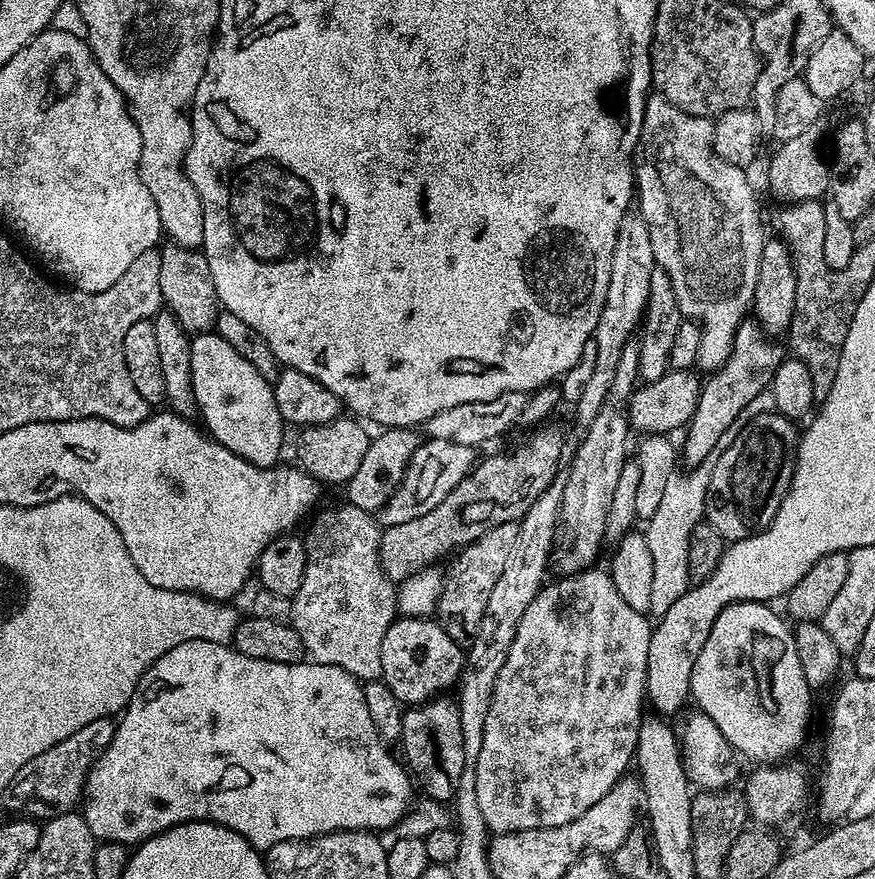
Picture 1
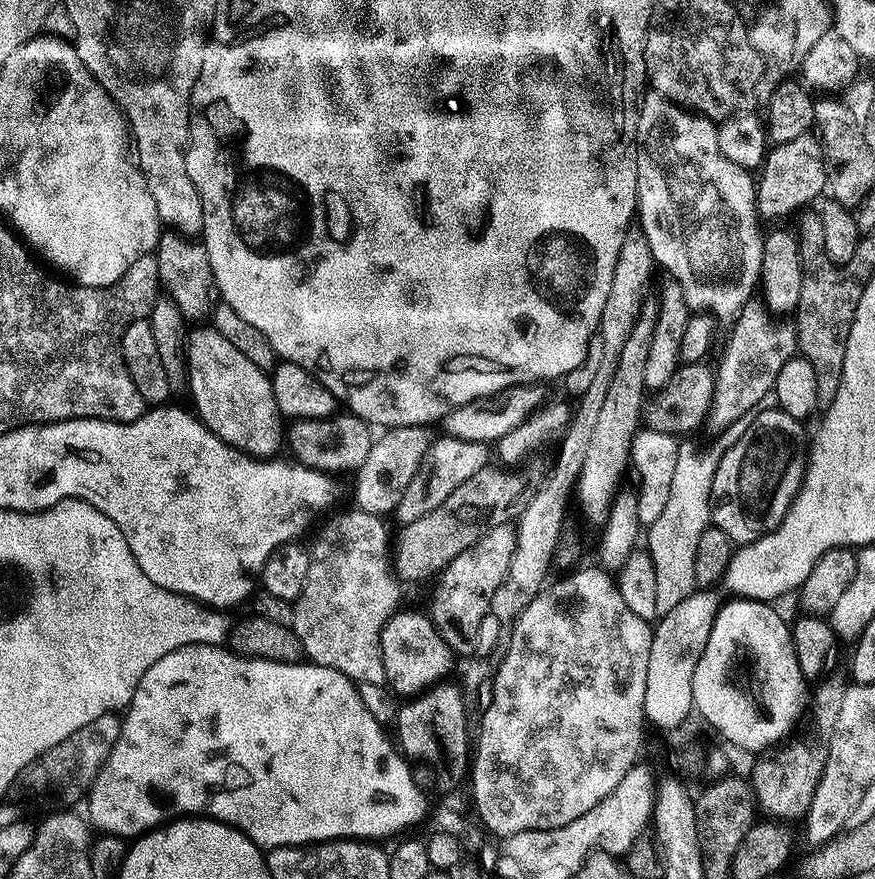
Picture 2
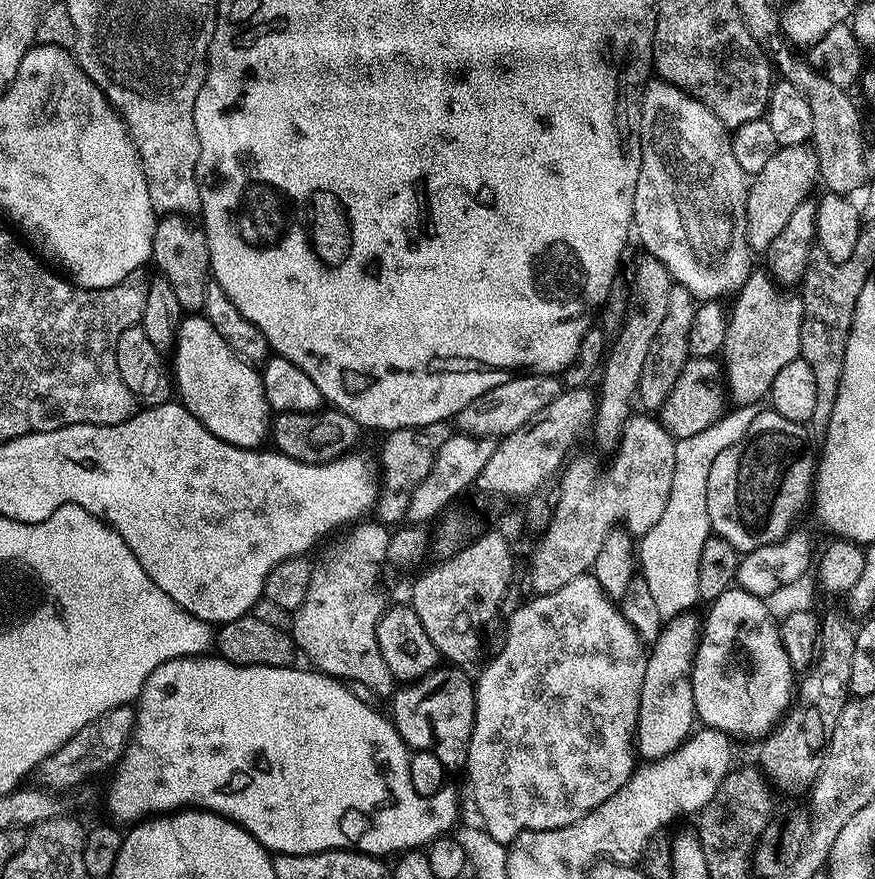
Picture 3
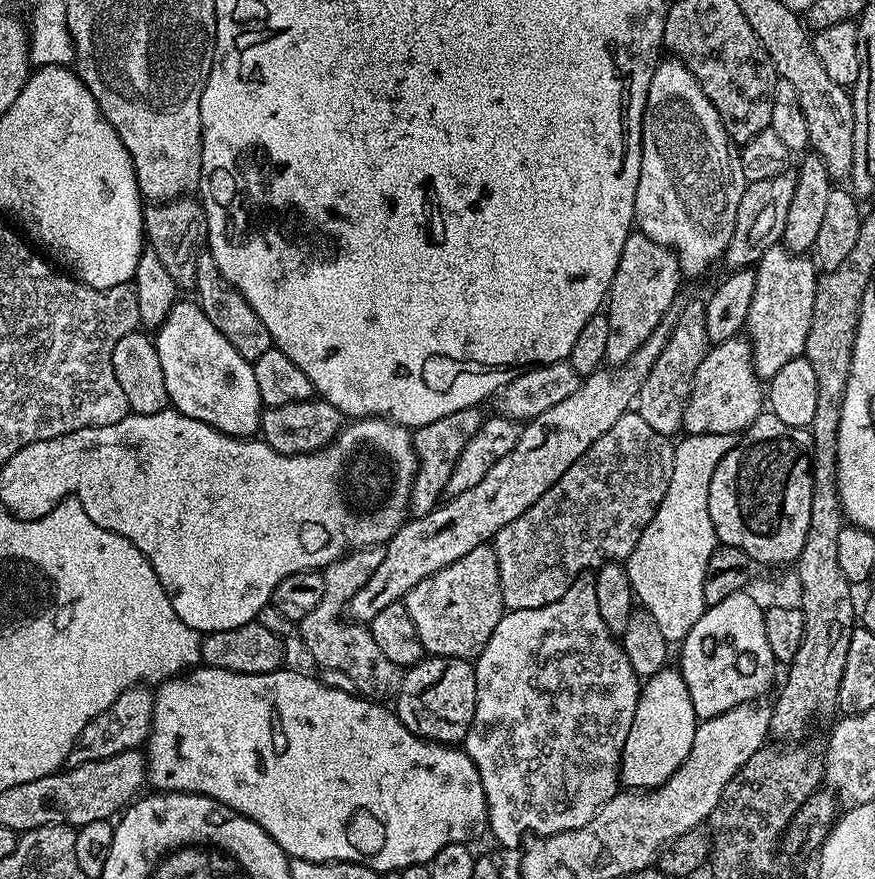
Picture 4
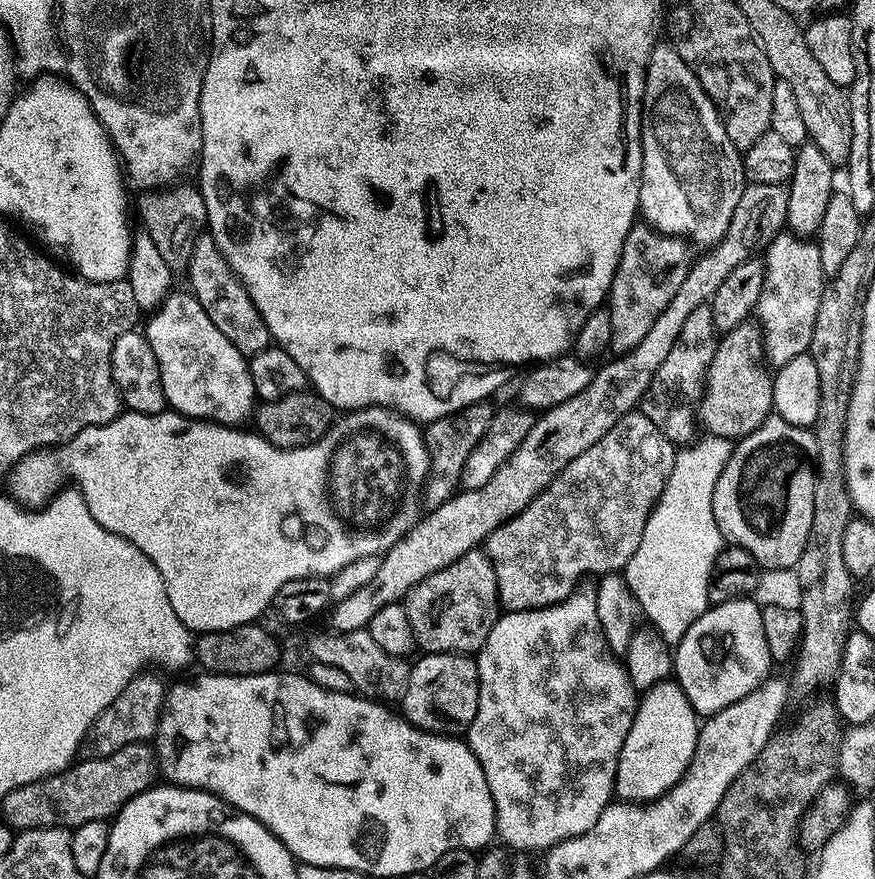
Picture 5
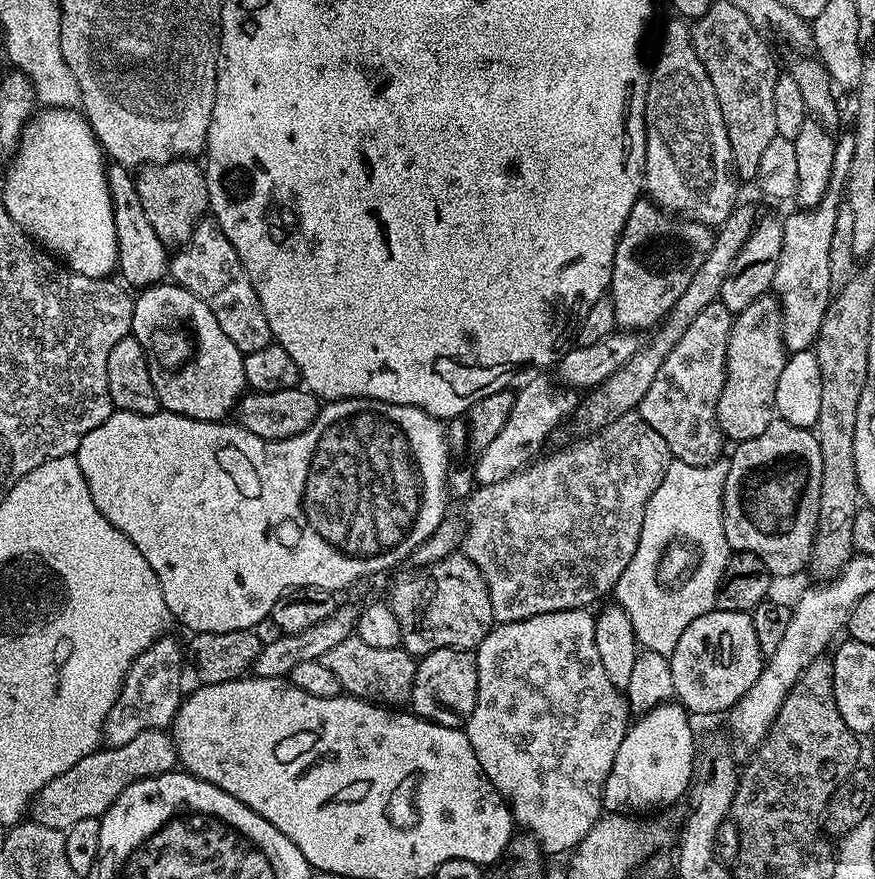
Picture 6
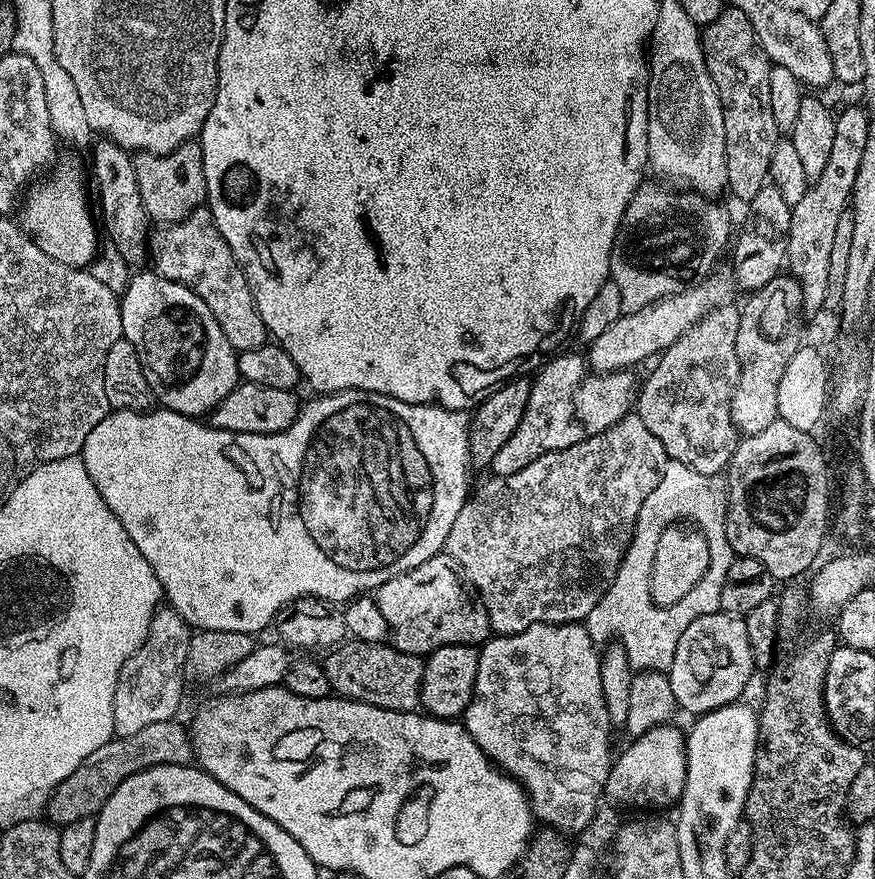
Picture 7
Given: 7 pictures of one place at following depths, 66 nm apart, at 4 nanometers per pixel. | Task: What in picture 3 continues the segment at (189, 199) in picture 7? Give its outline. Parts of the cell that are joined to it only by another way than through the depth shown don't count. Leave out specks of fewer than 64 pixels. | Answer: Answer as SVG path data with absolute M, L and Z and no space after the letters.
M184 214L161 215L156 221L151 259L151 263L156 264L155 271L170 282L181 309L188 314L196 314L203 309L210 283L208 236L203 227L192 220L195 219Z

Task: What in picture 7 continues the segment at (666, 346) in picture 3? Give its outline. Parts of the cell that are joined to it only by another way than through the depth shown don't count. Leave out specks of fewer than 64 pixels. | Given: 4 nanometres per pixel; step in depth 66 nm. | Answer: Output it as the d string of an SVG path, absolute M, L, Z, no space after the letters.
M732 302L719 304L717 308L707 312L697 324L690 326L690 330L686 330L686 334L682 334L682 338L678 338L678 342L674 342L665 352L660 353L655 361L655 364L657 363L656 369L649 374L648 381L645 384L643 381L638 392L638 399L634 405L635 411L642 418L642 422L646 422L646 430L650 430L650 434L654 434L654 438L658 438L658 442L662 442L662 450L666 450L668 459L682 462L682 466L690 466L690 470L698 470L698 474L706 474L707 476L721 475L727 469L734 450L742 439L741 433L737 432L736 427L732 425L732 415L730 414L734 390L738 386L738 378L740 377L740 363L738 362L738 350L736 349L739 321L740 308L737 305L732 305Z

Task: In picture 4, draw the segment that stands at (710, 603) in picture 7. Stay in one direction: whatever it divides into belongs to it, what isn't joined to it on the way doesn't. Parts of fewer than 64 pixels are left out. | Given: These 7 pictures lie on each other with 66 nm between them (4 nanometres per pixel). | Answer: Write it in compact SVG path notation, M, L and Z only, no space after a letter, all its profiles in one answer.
M733 433L685 435L683 439L674 448L674 470L670 474L670 486L666 486L666 498L662 498L654 518L642 530L637 545L626 559L629 582L639 607L652 615L654 622L658 622L658 630L670 642L683 642L704 613L704 580L708 577L710 554L718 546L714 522L710 522L710 478L714 478L718 462L738 443Z

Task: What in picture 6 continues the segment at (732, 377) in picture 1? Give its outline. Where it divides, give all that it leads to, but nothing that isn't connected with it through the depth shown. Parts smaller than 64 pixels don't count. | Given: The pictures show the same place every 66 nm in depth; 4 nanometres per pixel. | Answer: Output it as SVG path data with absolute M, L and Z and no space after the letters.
M848 130L835 137L834 170L828 193L813 208L800 208L783 217L782 254L778 270L774 270L771 291L780 302L784 346L789 353L809 351L820 335L822 318L834 295L830 282L830 238L834 236L834 218L842 203L841 189L848 183L850 162L854 162L855 131Z

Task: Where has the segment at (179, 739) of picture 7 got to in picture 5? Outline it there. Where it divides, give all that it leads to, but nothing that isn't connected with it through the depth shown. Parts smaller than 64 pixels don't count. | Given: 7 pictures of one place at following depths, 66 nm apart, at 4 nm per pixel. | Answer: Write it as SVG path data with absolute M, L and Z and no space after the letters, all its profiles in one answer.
M151 743L122 746L106 758L80 758L45 780L30 782L15 788L2 802L3 823L13 830L25 828L67 828L82 826L82 822L108 820L120 811L130 798L157 783L160 761Z

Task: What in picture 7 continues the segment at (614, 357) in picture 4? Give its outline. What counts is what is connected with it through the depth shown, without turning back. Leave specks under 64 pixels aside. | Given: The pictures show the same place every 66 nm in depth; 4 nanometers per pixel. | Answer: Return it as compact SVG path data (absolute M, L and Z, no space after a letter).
M640 183L630 198L612 243L608 271L622 294L625 312L651 308L659 300L707 277L734 236L732 216L716 204L720 202L691 190L648 183Z

